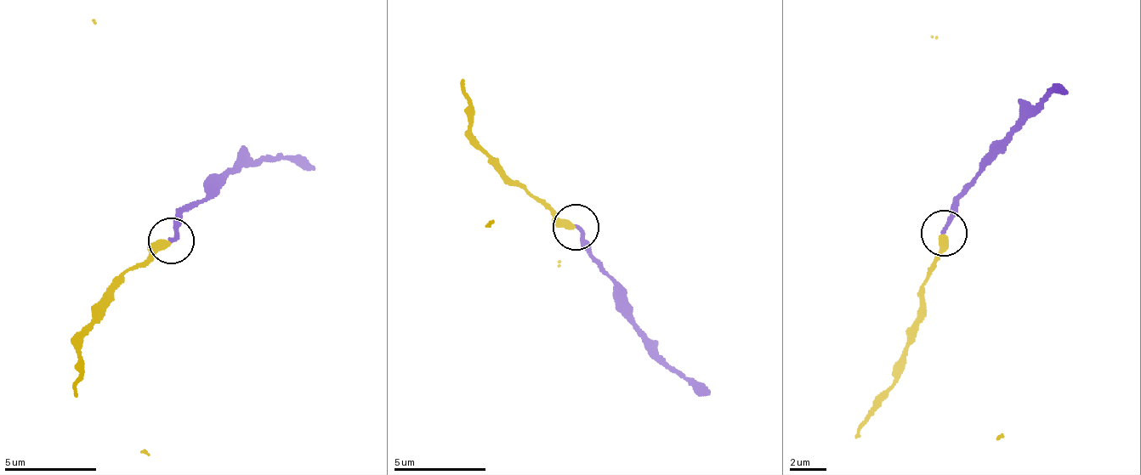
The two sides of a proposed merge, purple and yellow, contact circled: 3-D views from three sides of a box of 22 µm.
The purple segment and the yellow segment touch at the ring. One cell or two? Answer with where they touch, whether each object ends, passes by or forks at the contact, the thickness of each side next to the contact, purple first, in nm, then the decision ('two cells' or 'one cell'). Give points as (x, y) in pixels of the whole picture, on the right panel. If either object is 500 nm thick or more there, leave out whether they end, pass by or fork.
at (944, 233); purple ends there; yellow ends there; 200 nm thick on the purple side, 380 nm on the other; one cell

